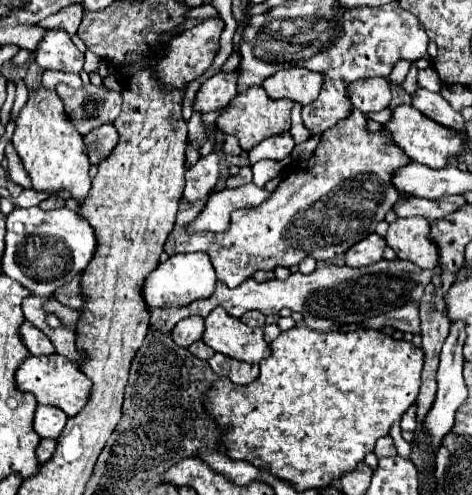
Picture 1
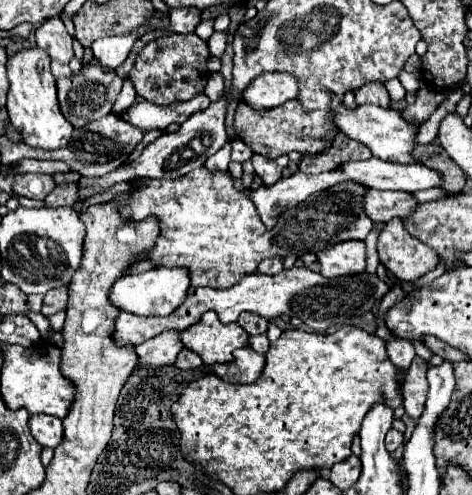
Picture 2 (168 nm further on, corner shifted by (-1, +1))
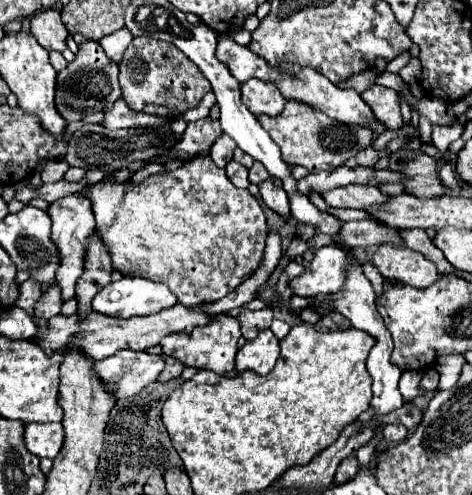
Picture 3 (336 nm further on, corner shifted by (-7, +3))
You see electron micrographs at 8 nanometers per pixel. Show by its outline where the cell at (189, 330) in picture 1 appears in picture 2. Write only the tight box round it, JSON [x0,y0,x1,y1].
[136,331,182,367]

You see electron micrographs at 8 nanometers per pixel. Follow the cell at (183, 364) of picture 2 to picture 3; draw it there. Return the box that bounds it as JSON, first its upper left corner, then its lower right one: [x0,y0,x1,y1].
[158,357,186,381]

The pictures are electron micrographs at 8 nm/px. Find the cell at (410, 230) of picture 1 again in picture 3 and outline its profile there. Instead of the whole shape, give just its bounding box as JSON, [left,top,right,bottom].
[372,243,438,287]

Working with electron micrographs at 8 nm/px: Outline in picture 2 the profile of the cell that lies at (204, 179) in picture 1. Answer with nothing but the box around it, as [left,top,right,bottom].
[208,143,230,171]

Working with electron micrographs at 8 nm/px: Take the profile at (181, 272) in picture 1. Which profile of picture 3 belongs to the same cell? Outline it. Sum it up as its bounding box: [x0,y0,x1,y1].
[92,275,176,319]

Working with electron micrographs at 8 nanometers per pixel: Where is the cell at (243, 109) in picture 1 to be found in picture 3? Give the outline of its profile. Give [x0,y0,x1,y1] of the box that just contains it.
[258,101,374,173]

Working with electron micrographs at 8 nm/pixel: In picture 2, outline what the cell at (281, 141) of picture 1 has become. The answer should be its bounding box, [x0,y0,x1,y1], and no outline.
[252,155,288,187]

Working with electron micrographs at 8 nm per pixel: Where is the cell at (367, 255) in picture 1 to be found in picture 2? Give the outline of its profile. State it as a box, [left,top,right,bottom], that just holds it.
[318,241,366,279]

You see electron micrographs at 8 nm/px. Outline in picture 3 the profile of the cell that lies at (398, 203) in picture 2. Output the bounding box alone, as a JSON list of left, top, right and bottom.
[322,185,390,209]

